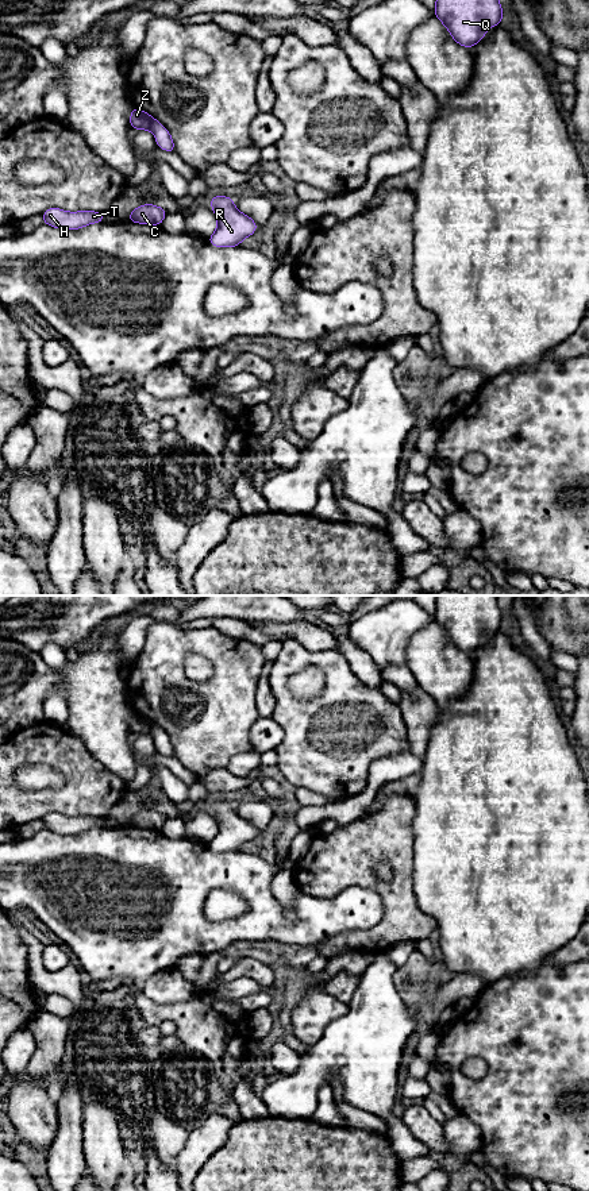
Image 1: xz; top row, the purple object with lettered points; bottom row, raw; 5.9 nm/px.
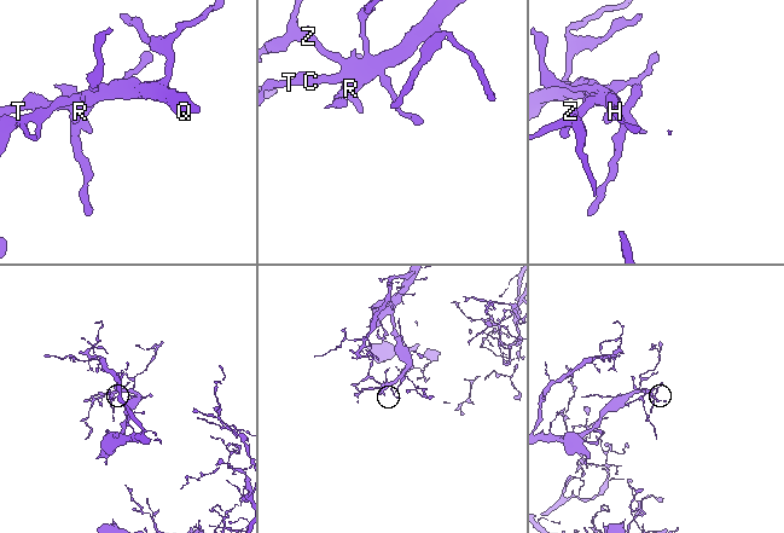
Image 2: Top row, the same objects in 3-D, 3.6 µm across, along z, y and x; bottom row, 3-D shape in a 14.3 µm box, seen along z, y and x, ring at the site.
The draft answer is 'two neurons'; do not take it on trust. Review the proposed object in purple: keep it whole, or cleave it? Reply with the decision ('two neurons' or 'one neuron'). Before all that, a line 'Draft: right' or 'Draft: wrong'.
Draft: wrong
one neuron

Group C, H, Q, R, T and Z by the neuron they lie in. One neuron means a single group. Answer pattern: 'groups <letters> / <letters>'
groups C H Q R T Z

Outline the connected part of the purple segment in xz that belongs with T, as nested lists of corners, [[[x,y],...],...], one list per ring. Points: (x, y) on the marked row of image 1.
[[[49,208],[42,216],[45,224],[59,230],[78,230],[92,223],[103,223],[105,217],[103,212],[66,212],[59,208]]]

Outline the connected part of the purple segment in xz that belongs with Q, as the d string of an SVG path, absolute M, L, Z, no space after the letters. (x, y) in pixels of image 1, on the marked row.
M436 0L434 15L458 45L469 49L485 36L488 28L503 22L498 0Z

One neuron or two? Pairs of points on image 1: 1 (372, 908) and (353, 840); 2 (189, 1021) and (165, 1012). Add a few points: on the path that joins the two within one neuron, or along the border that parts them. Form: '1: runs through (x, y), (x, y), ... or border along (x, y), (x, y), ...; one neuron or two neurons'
1: border along (335, 895), (370, 887), (382, 914); two neurons
2: runs through (184, 1018), (170, 1013); one neuron

